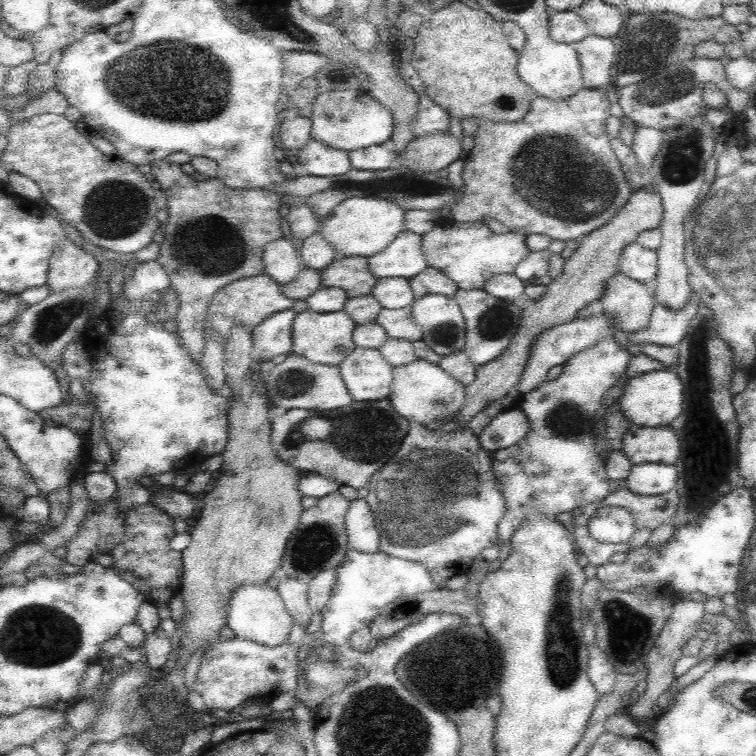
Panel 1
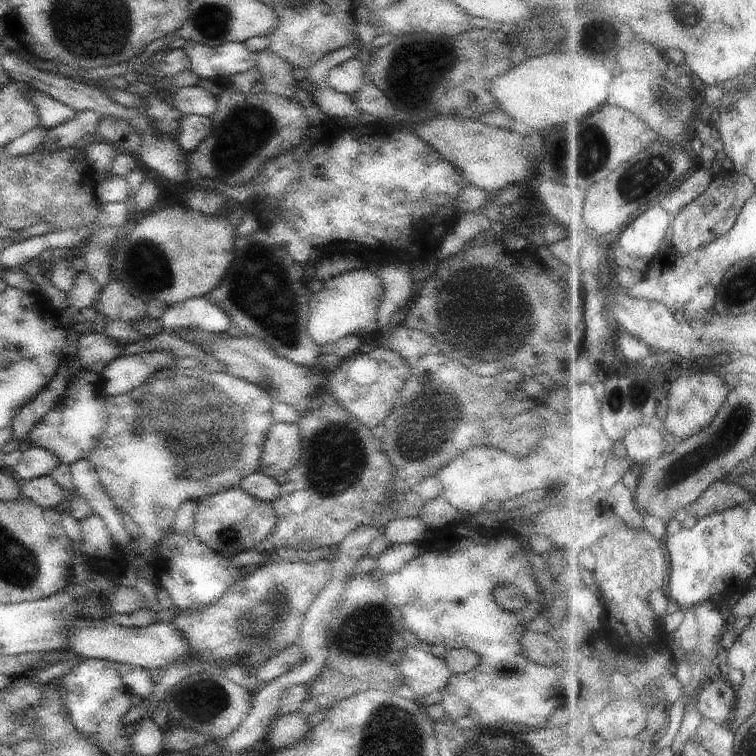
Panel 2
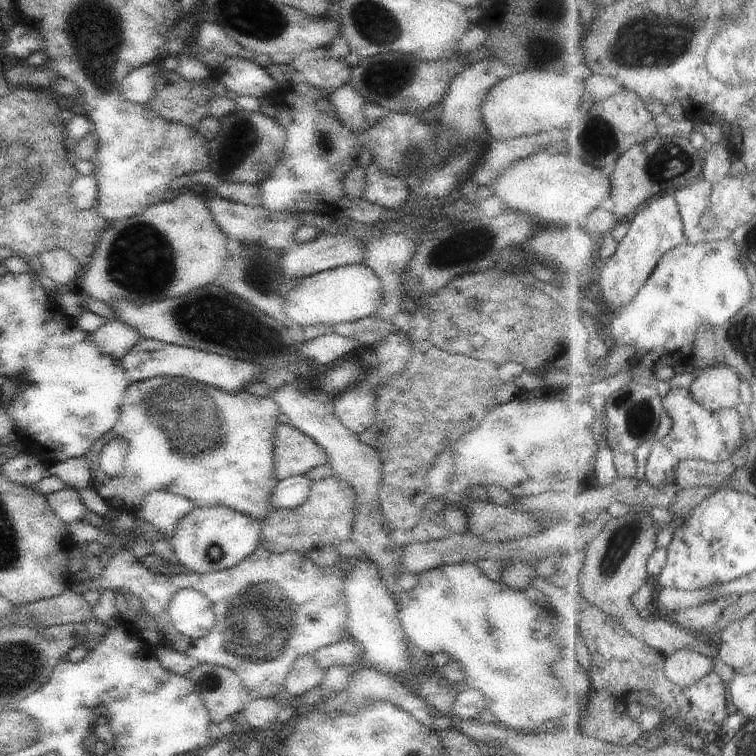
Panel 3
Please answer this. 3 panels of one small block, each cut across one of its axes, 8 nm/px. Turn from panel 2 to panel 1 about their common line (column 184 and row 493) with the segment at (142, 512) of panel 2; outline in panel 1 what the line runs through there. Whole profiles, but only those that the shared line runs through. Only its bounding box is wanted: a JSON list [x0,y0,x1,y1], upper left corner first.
[365,423,506,588]

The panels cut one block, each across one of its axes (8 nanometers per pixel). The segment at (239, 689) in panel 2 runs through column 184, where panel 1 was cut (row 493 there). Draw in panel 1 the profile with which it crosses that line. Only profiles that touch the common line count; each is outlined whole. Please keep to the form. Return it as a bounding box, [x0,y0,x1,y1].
[670,305,742,530]

